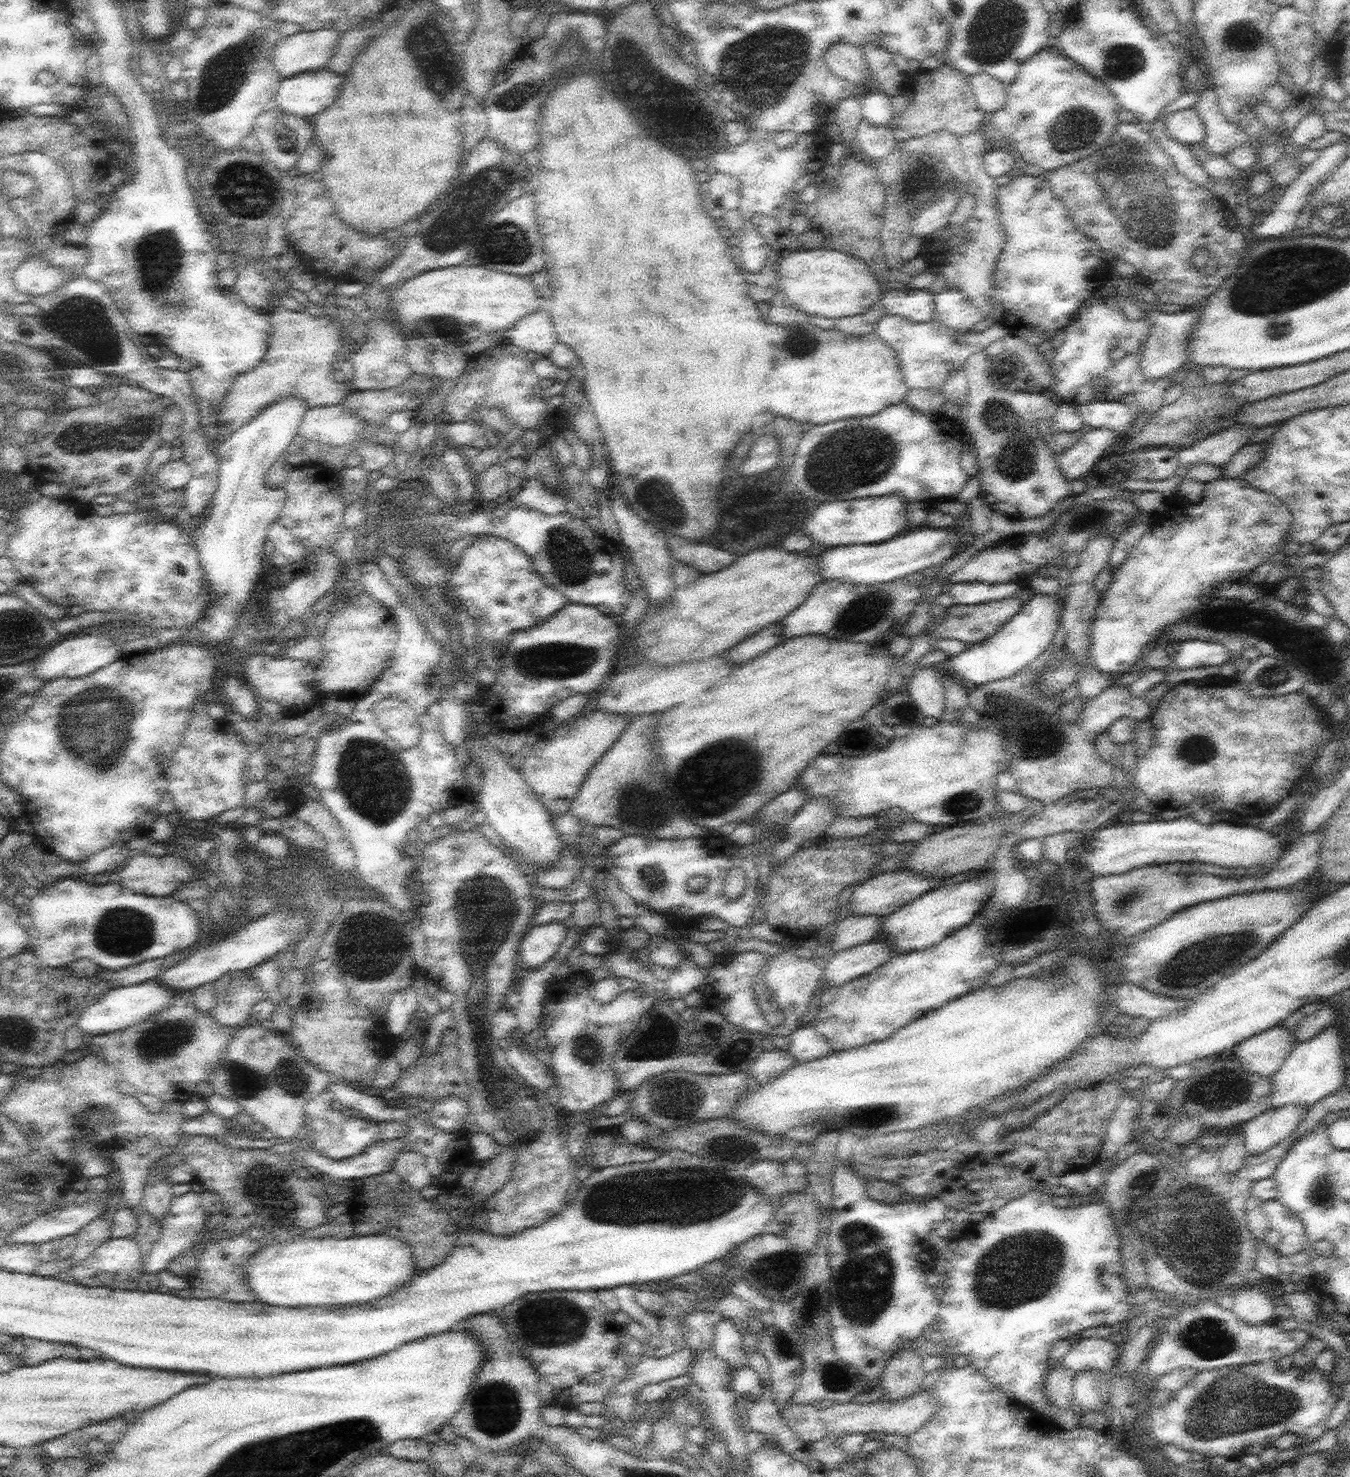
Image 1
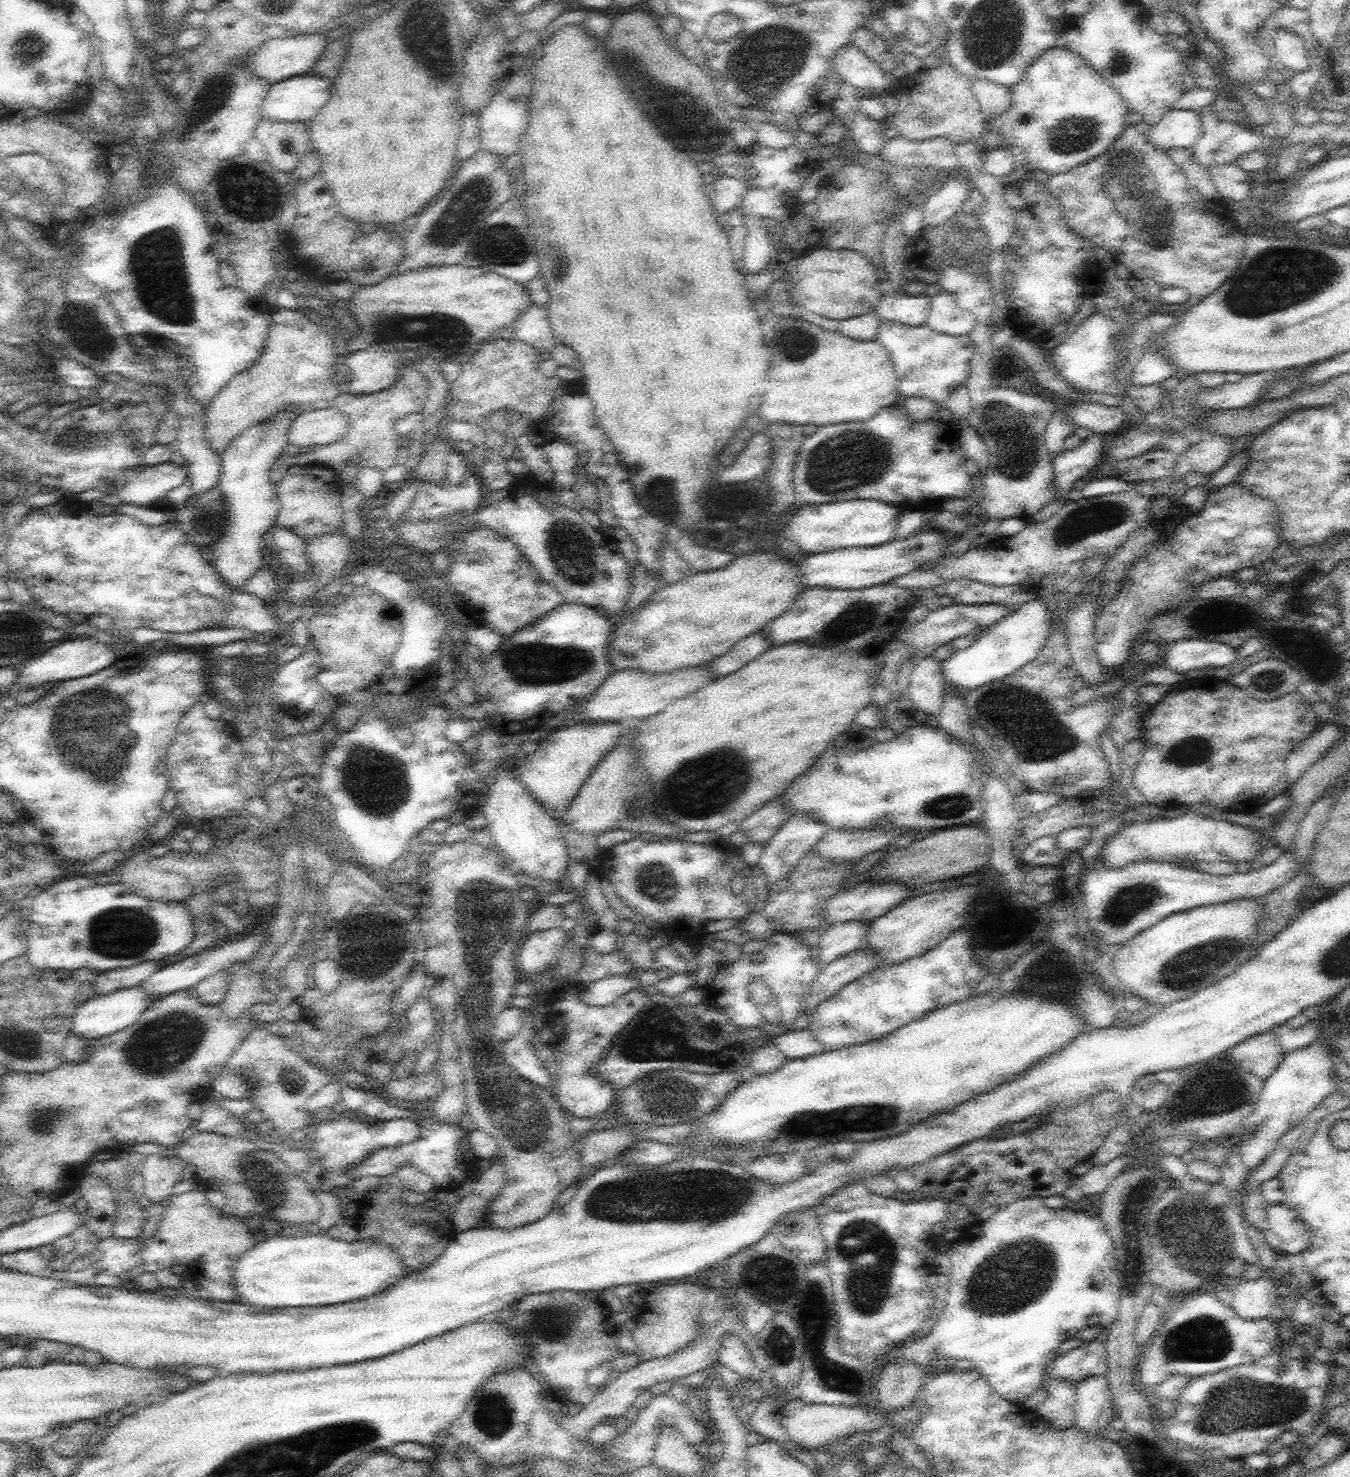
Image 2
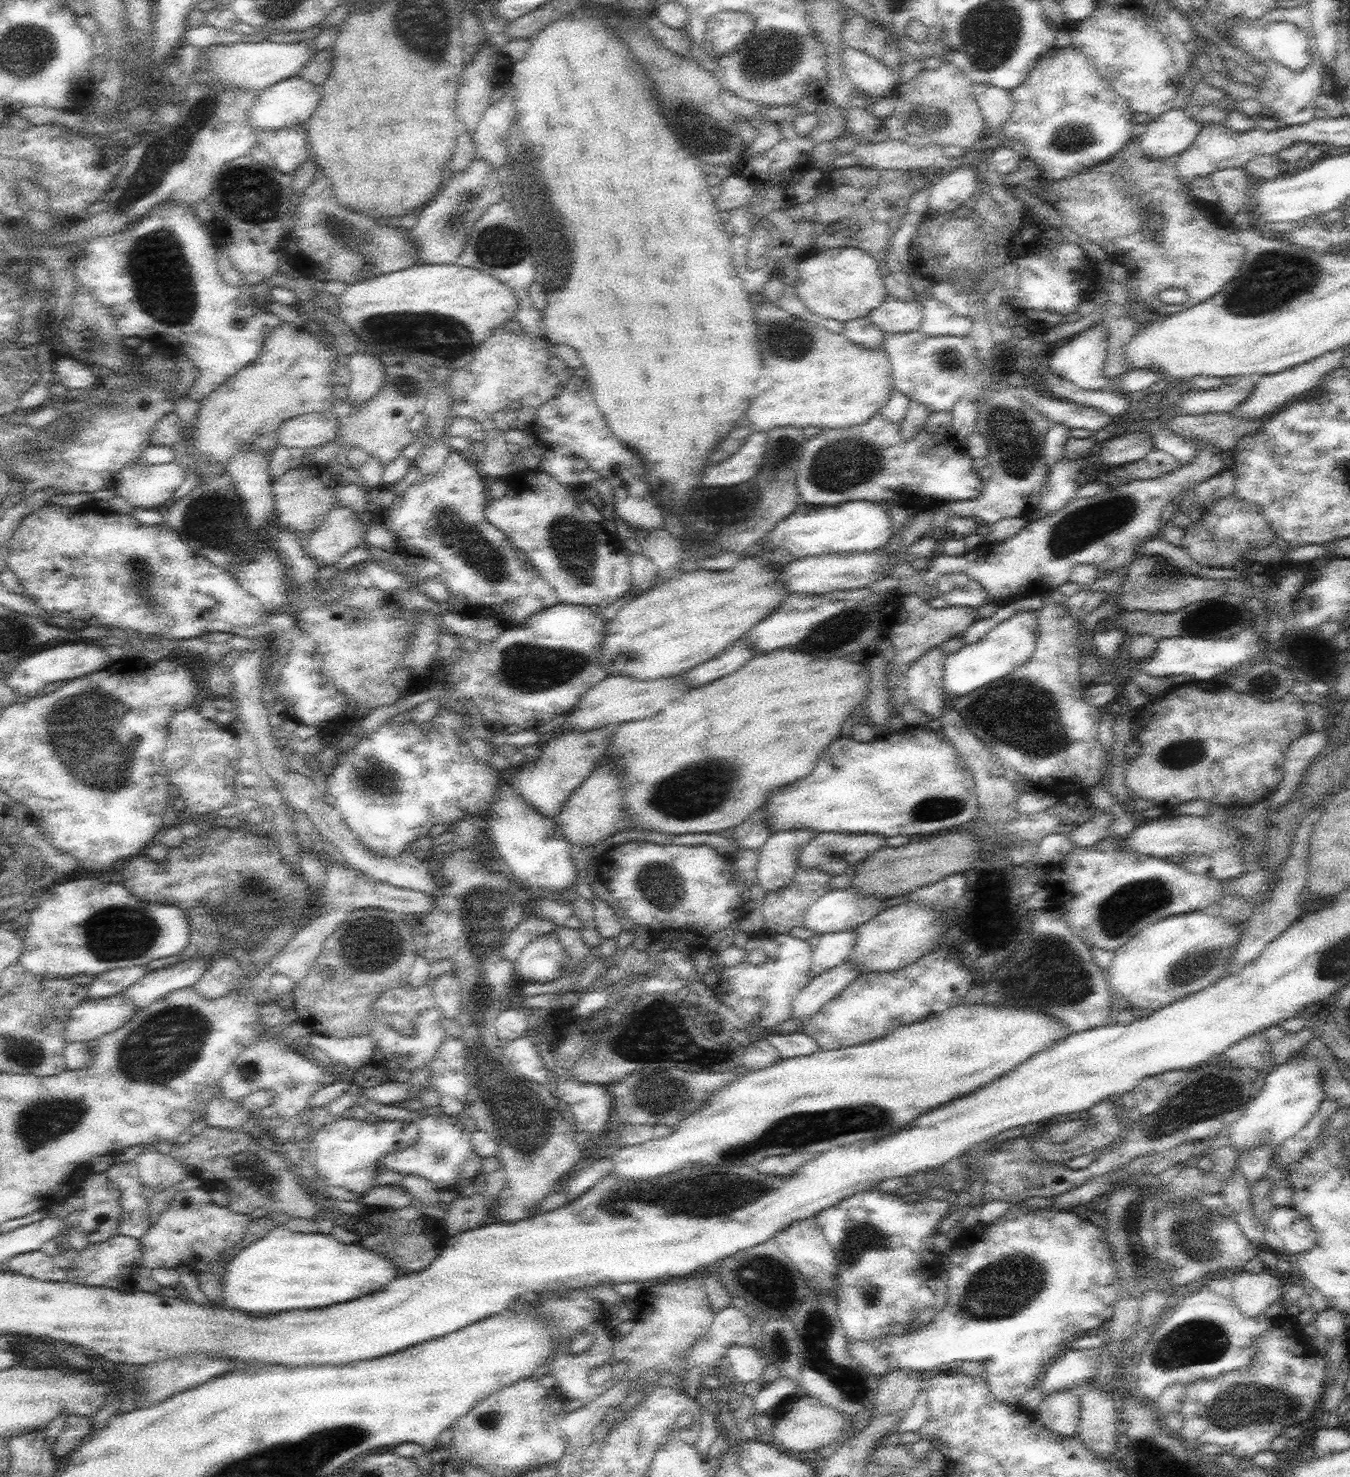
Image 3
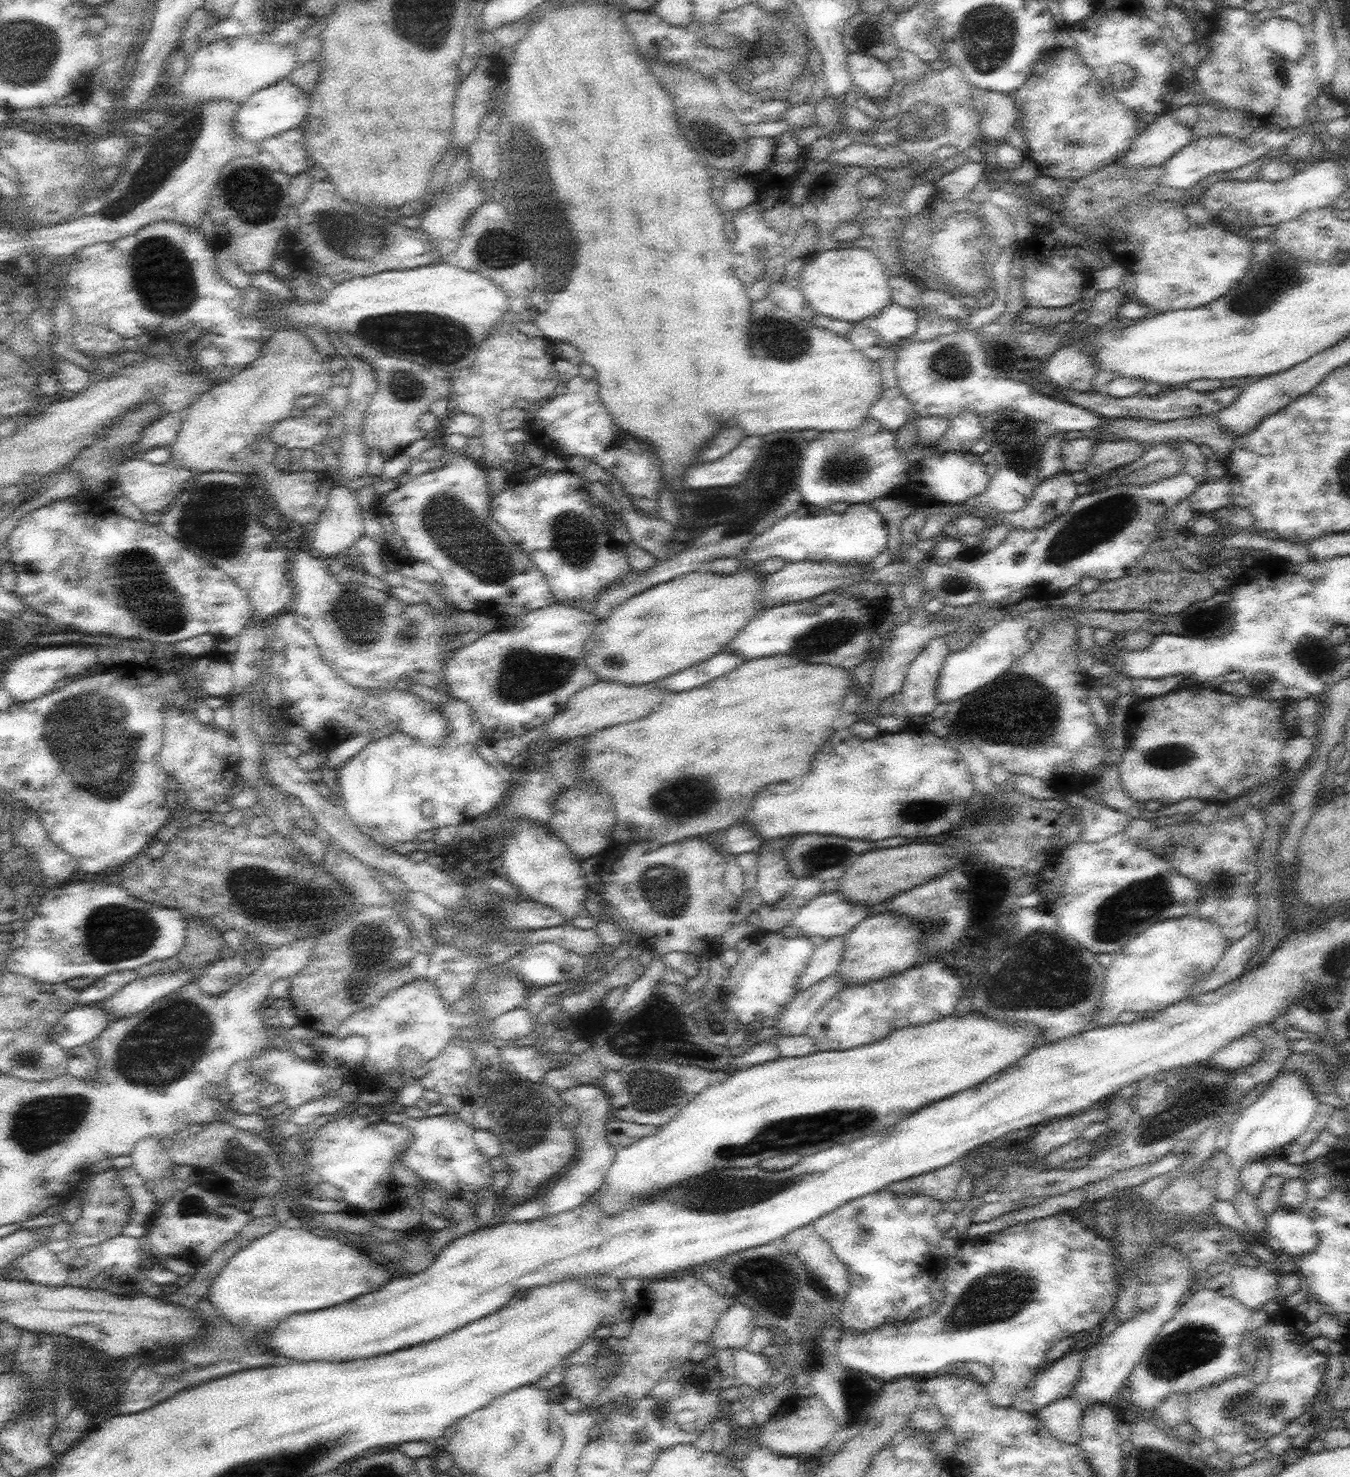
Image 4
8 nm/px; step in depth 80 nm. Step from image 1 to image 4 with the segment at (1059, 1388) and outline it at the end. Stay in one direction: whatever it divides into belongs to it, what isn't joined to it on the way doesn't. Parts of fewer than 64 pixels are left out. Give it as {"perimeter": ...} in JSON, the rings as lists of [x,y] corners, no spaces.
{"perimeter":[[[1072,1395],[1050,1402],[1037,1414],[1047,1429],[1062,1442],[1076,1444],[1081,1437],[1083,1406]]]}

